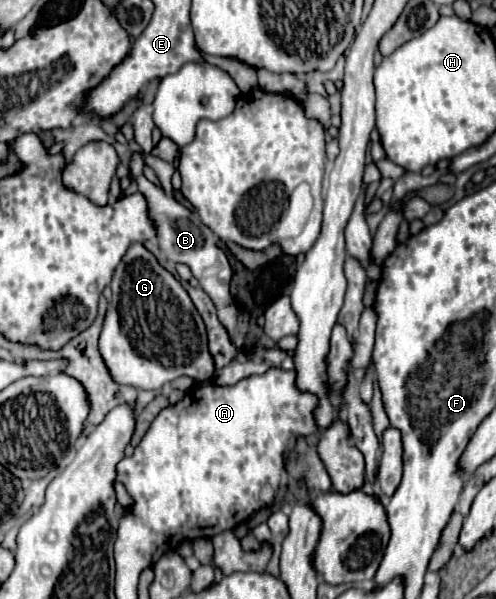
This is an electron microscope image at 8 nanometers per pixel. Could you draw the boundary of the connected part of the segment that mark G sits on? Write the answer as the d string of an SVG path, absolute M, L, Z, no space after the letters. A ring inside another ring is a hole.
M131 243L123 255L113 273L111 289L113 297L105 313L99 353L115 383L143 391L161 389L183 375L201 381L213 377L215 367L207 351L207 333L201 315L195 311L181 283L141 243Z

